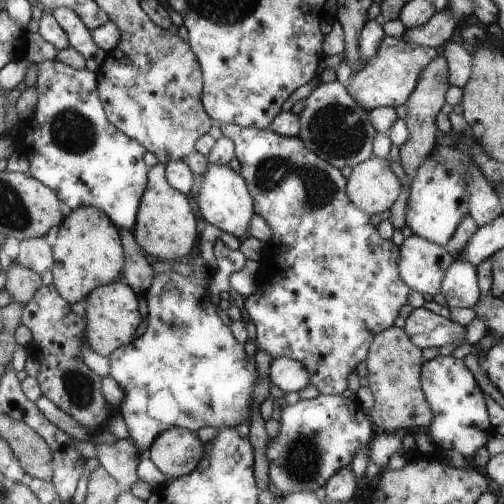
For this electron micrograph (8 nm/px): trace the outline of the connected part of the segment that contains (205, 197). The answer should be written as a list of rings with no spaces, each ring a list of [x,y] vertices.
[[[209,164],[208,170],[202,176],[203,183],[199,190],[199,195],[194,201],[197,202],[197,209],[205,222],[214,224],[226,234],[232,234],[240,242],[251,235],[251,220],[257,212],[255,209],[255,199],[252,198],[246,179],[240,173],[236,173],[230,168],[224,168],[220,164]]]

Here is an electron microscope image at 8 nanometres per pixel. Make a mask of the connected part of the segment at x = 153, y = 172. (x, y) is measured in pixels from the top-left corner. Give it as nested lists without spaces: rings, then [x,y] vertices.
[[[158,162],[150,169],[150,174],[147,174],[146,190],[140,198],[136,217],[137,222],[132,234],[146,254],[159,258],[160,261],[180,260],[192,254],[198,240],[196,216],[190,198],[168,182],[165,164]]]

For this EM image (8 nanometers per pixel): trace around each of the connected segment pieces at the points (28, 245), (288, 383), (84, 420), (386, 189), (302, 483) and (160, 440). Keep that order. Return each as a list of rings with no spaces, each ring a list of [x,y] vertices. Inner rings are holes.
[[[46,236],[20,241],[19,253],[13,260],[40,274],[51,271],[55,264],[55,259]]]
[[[288,357],[273,358],[268,376],[285,393],[298,393],[311,384],[311,372],[304,364]]]
[[[53,283],[42,285],[23,306],[21,324],[32,333],[32,341],[24,347],[40,363],[41,372],[37,379],[43,395],[77,423],[88,428],[98,428],[100,424],[110,422],[113,412],[100,394],[102,377],[92,372],[82,360],[87,322],[84,317],[72,312],[70,303]]]
[[[371,157],[352,167],[346,193],[369,215],[390,209],[400,197],[400,180],[390,170],[388,159]]]
[[[319,395],[315,399],[300,399],[282,411],[281,431],[277,438],[270,438],[266,454],[269,460],[269,479],[276,485],[278,493],[287,496],[300,491],[315,492],[327,484],[340,469],[350,465],[354,452],[366,447],[372,440],[372,424],[360,410],[354,399],[342,395]]]
[[[173,426],[155,438],[146,457],[171,479],[190,474],[206,452],[205,444],[198,438],[197,431]]]

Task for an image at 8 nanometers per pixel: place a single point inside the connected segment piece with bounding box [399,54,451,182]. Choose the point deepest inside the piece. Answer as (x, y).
(426, 101)

